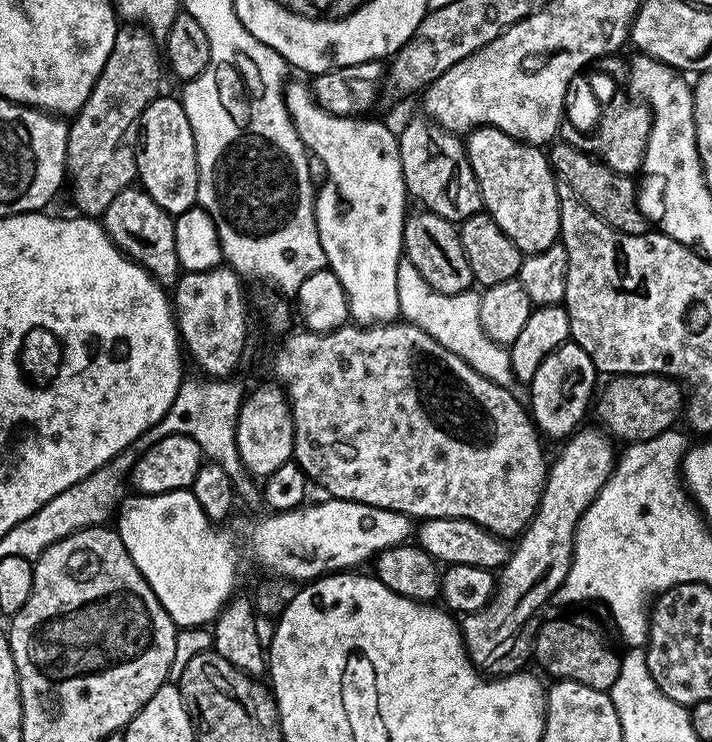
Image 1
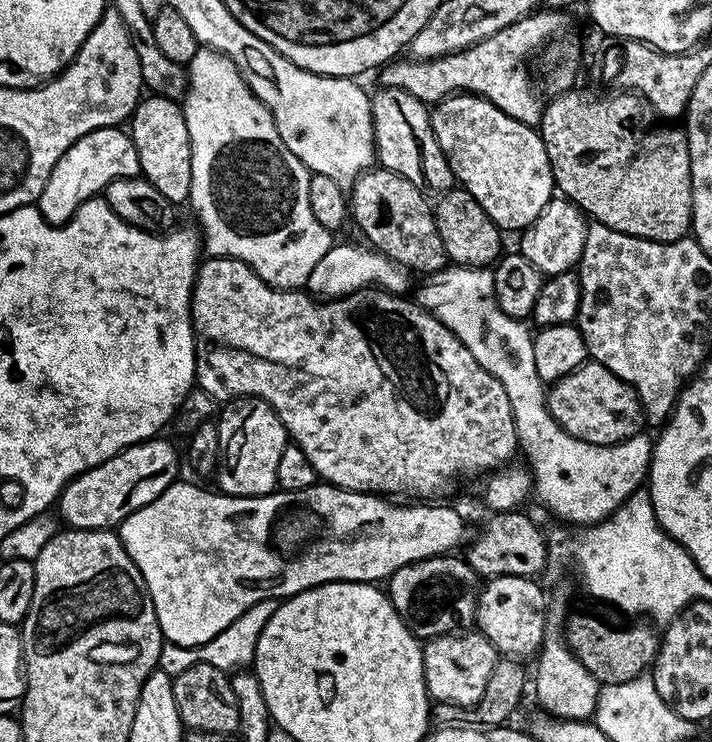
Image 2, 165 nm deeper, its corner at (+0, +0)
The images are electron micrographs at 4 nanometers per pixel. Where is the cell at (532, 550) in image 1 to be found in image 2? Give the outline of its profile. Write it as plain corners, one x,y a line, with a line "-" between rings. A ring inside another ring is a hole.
461,630
449,636
431,637
423,649
424,681
433,701
469,708
481,700
498,659
496,648
486,637
476,630

